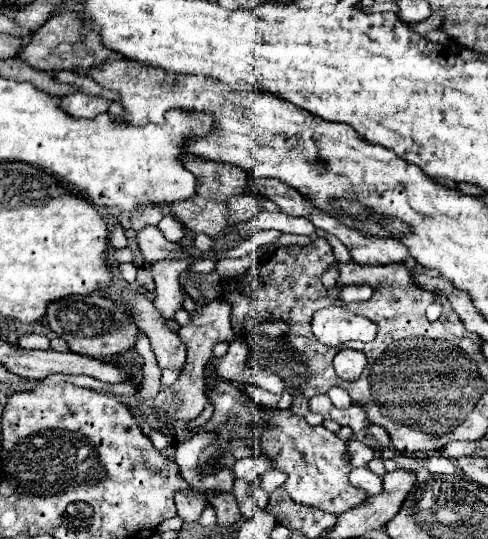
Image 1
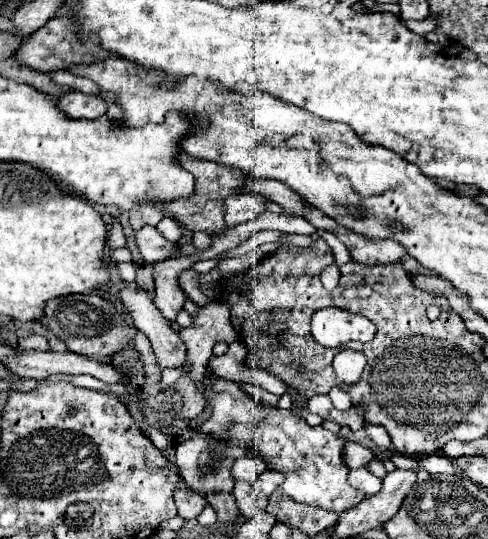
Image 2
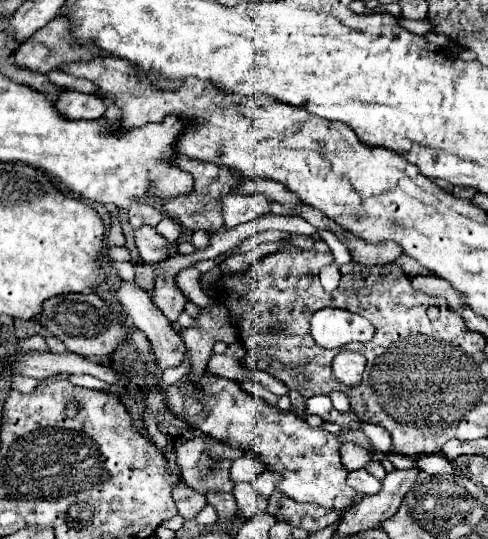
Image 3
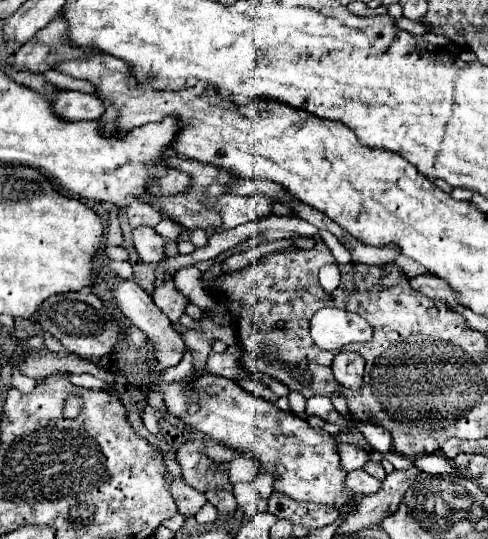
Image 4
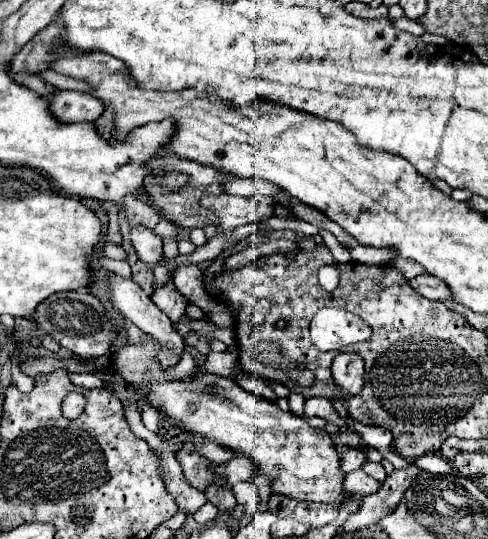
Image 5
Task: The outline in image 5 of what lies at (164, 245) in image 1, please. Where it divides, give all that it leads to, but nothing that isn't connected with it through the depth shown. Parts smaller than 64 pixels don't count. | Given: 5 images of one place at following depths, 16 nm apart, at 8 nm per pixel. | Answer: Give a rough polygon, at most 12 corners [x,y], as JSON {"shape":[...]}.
{"shape":[[146,226],[132,228],[138,258],[158,264],[162,238]]}

